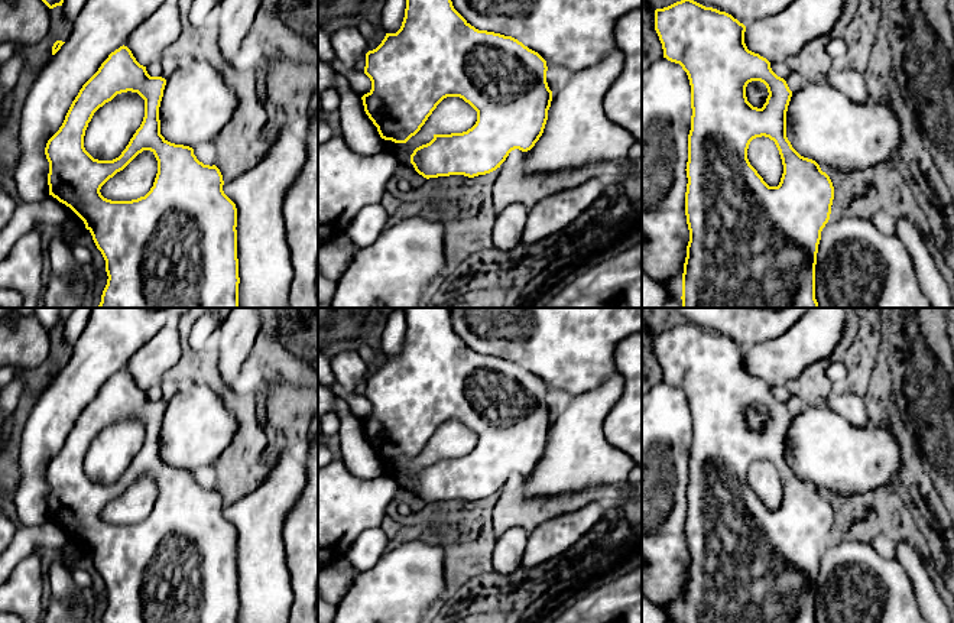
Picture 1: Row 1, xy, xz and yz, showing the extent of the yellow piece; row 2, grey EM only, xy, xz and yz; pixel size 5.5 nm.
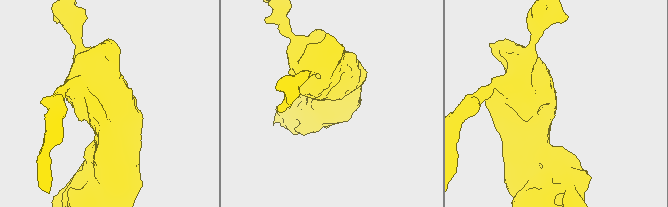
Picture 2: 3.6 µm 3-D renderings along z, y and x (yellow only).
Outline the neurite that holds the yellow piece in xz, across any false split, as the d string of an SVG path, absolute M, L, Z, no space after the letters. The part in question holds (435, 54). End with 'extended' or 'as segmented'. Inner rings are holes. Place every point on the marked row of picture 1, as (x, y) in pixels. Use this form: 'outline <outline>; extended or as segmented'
outline M406 0L400 29L386 33L382 43L366 53L364 74L371 81L371 90L361 100L382 139L406 143L444 98L463 98L477 111L476 124L463 133L434 134L429 143L413 150L411 163L426 179L450 175L474 178L500 168L512 150L528 152L539 140L552 101L546 71L546 61L538 52L512 36L476 29L454 9L451 0Z; as segmented

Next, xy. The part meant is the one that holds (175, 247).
outline M123 45L111 52L82 85L62 126L46 143L49 195L69 207L84 221L106 260L108 279L97 308L238 308L237 208L224 194L223 175L215 165L204 165L192 147L171 143L160 134L159 107L165 85L166 80L150 77L127 46ZM127 91L137 93L145 100L143 121L119 158L94 159L84 147L88 123L100 107ZM143 150L150 150L158 160L158 173L150 191L132 201L104 198L101 186Z; as segmented

